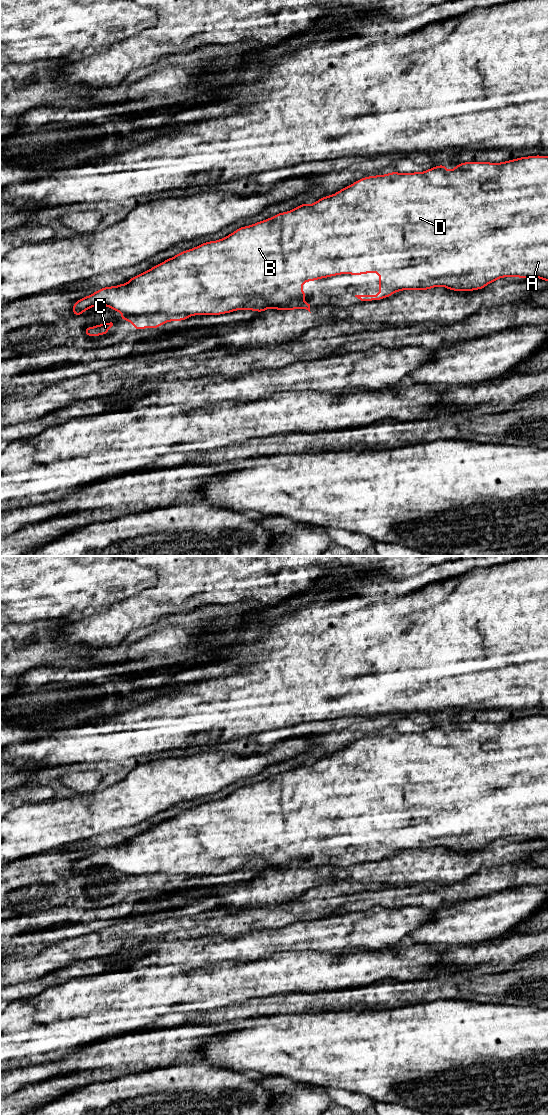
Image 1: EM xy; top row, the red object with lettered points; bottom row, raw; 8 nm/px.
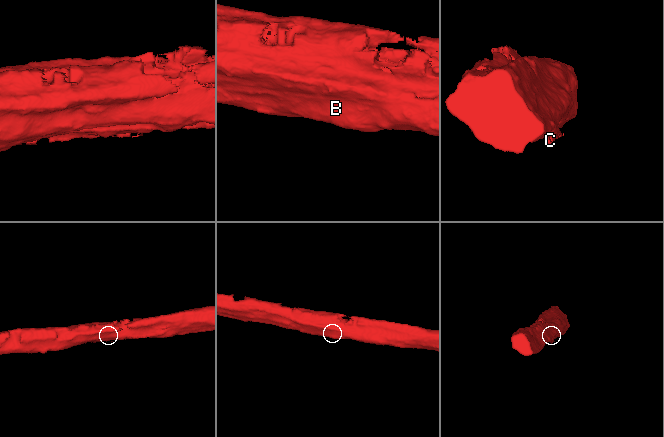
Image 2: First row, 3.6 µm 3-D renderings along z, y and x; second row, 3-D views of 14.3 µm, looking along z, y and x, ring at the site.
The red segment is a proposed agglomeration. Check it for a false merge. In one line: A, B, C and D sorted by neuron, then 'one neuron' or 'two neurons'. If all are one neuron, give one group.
groups A B D / C; two neurons

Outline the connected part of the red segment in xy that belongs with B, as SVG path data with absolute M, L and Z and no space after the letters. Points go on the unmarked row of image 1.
M523 716L499 723L463 722L450 731L442 724L423 732L398 733L394 731L384 735L367 736L340 749L333 755L324 756L311 765L300 764L290 771L278 773L252 785L240 787L222 799L205 802L192 809L182 811L151 829L132 837L127 843L101 848L76 861L72 867L72 873L80 876L89 868L107 866L129 876L148 874L222 875L243 870L253 859L264 859L269 864L269 868L275 870L303 868L310 872L313 864L303 862L306 853L303 851L302 845L305 842L342 834L362 835L368 833L379 834L379 854L355 855L360 860L359 863L382 860L403 850L429 850L439 846L461 852L480 850L505 837L540 838L548 842L548 716Z

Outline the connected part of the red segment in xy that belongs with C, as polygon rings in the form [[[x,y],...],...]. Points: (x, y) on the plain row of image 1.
[[[103,883],[92,886],[90,888],[84,887],[84,892],[87,896],[96,897],[99,895],[107,895],[108,890],[113,886],[113,883]]]

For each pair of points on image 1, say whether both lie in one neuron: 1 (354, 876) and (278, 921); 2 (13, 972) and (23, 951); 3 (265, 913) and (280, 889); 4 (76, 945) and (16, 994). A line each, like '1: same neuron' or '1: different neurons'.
1: different neurons
2: different neurons
3: different neurons
4: different neurons

